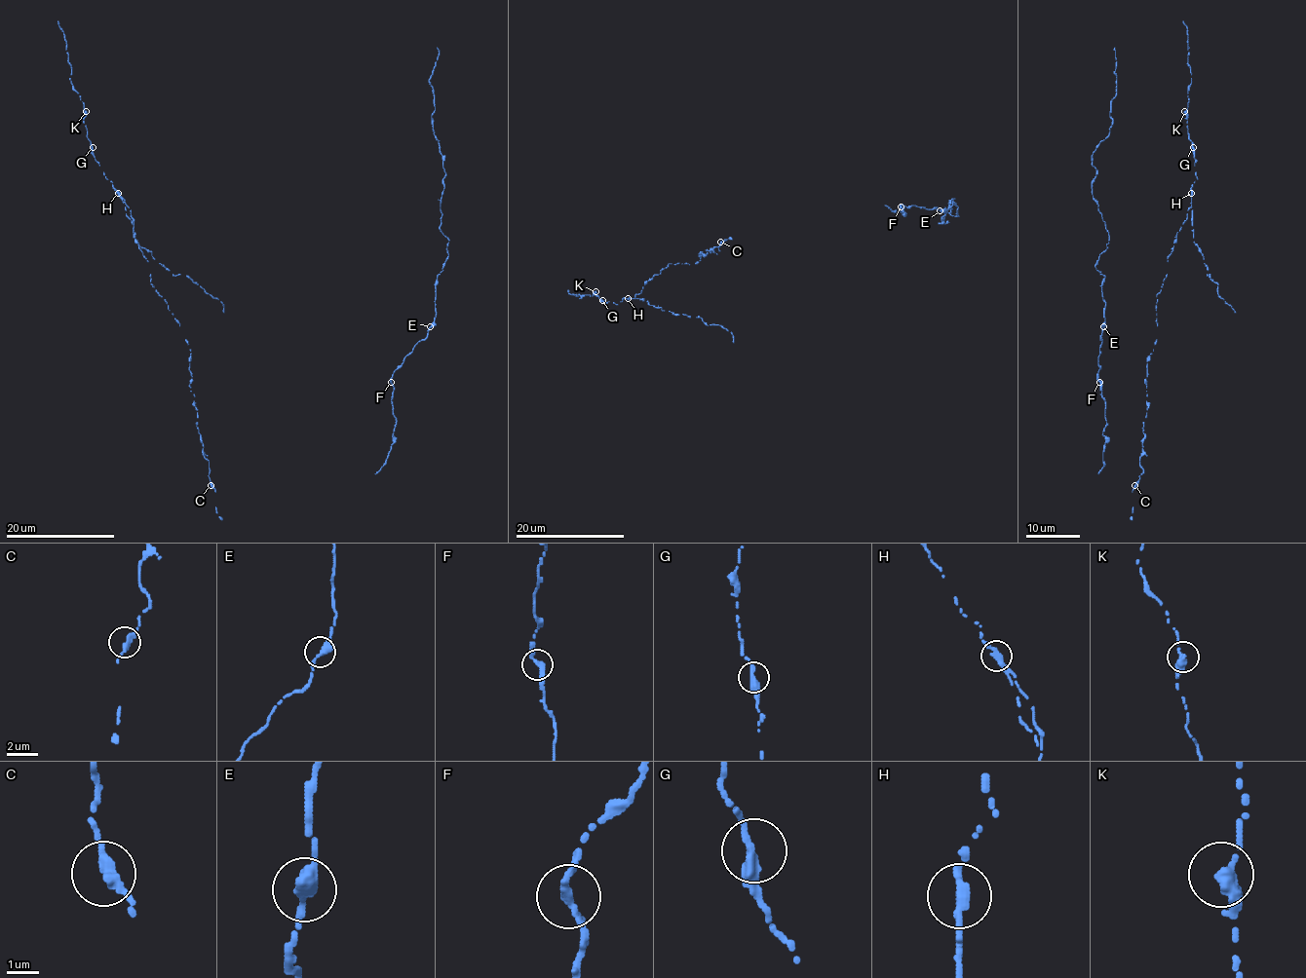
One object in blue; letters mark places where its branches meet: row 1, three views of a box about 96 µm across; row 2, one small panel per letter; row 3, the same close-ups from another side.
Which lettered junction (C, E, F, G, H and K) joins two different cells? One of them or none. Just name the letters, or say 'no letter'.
H

